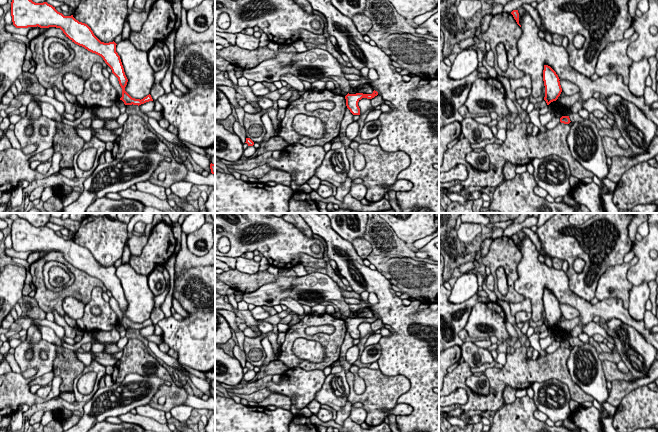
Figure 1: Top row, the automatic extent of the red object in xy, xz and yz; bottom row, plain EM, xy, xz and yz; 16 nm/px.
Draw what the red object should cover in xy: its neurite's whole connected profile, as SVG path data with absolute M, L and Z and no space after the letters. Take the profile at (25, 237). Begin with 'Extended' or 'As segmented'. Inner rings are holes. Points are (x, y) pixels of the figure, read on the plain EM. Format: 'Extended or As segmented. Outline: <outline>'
As segmented. Outline: M19 218L12 223L11 240L13 249L16 252L37 250L40 252L60 252L72 266L101 280L111 292L112 297L118 302L122 312L122 321L120 324L125 329L133 328L139 330L153 325L150 318L140 324L132 322L125 315L128 303L125 299L120 280L116 276L117 268L114 265L109 267L101 266L87 248L79 246L73 239L64 240L47 226L35 227L25 219Z

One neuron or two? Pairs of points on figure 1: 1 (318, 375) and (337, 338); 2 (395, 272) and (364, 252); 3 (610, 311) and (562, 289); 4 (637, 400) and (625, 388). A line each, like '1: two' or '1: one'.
1: two
2: two
3: one
4: two

